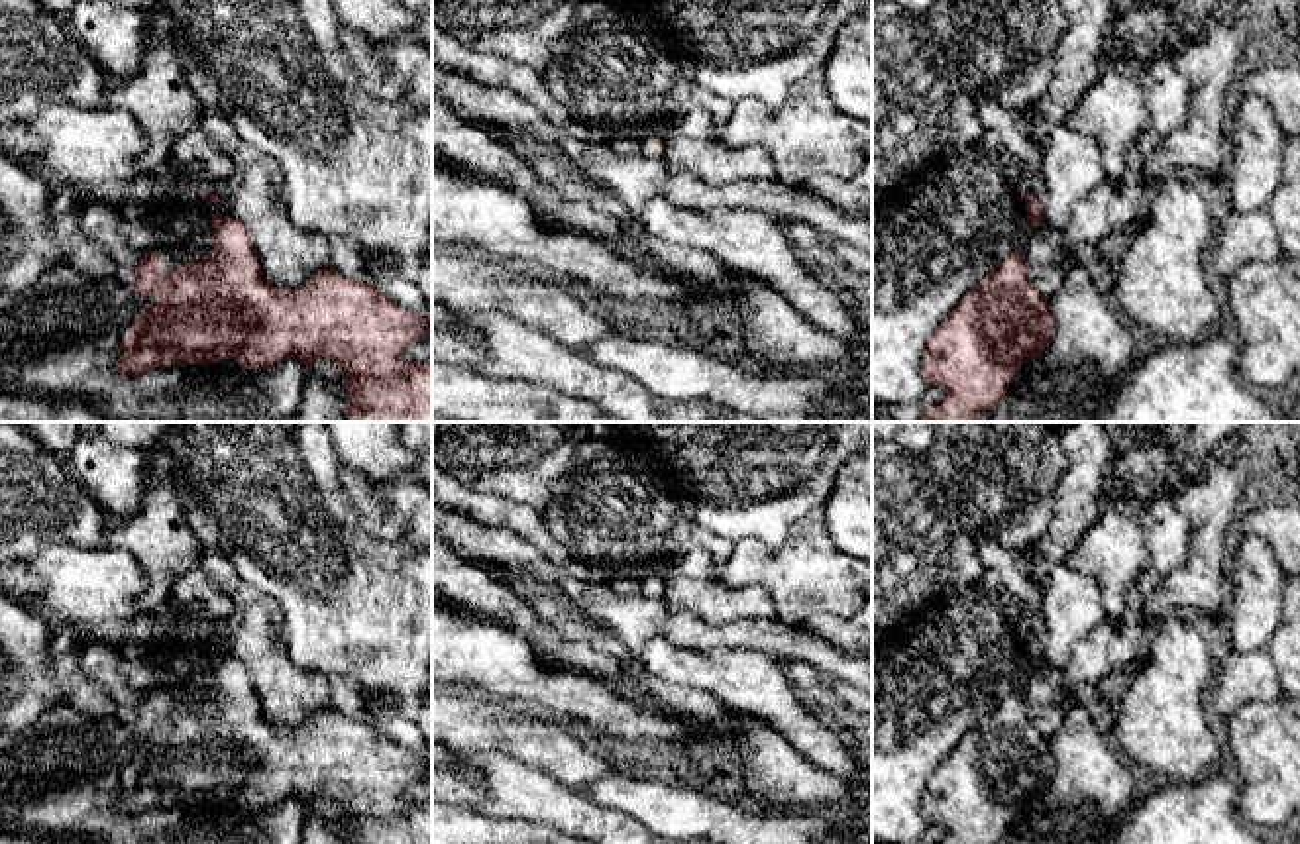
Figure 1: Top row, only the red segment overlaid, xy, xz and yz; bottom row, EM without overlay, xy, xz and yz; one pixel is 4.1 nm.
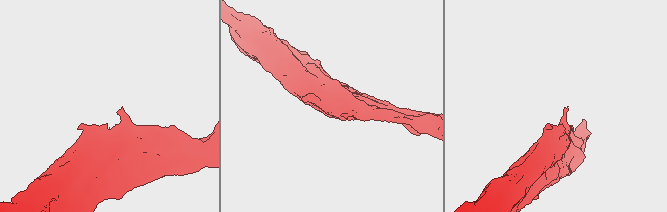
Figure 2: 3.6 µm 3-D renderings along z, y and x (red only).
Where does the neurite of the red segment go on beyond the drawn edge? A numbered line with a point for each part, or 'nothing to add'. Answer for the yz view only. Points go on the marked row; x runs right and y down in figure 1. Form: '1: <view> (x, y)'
1: yz (1028, 152)

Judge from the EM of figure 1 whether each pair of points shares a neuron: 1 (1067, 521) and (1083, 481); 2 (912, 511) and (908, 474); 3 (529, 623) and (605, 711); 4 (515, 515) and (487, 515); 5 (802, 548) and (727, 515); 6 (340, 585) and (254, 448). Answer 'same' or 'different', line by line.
1: same
2: same
3: different
4: same
5: different
6: same

